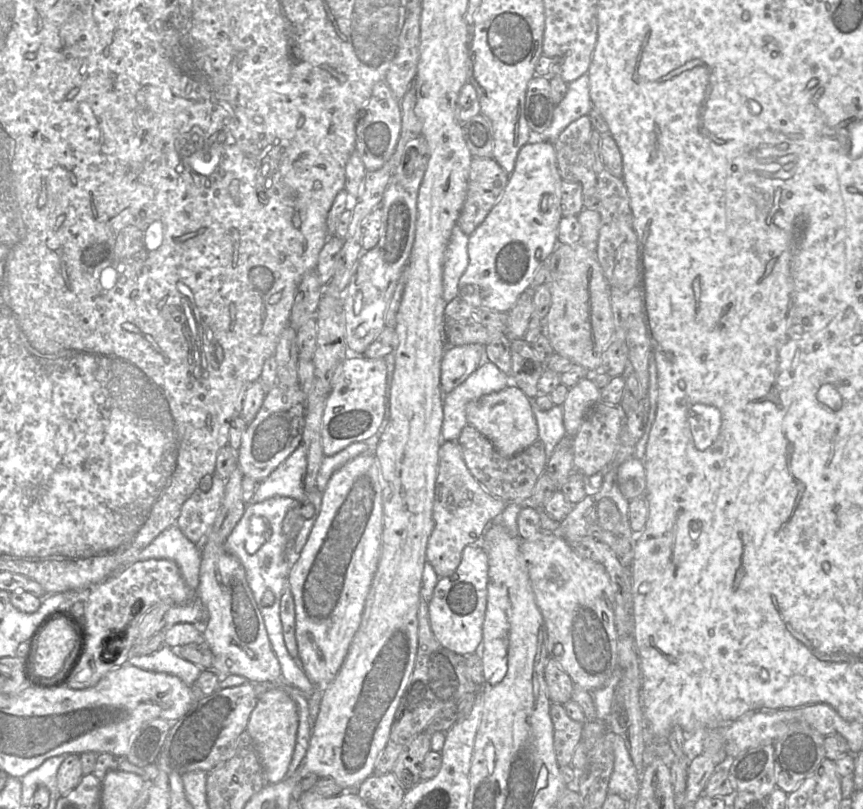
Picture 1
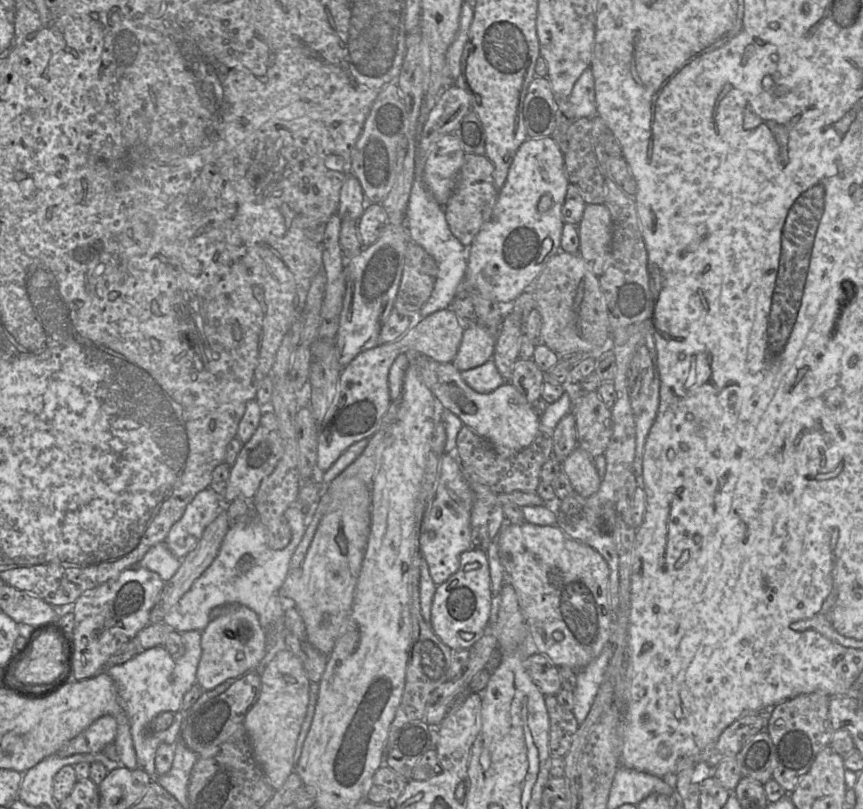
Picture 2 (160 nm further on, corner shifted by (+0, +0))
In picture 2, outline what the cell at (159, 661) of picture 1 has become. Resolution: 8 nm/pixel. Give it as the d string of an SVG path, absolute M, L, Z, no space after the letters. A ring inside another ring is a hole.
M192 630L180 634L185 646L185 653L178 659L173 659L163 646L156 646L140 652L123 664L105 669L116 684L121 706L129 719L138 766L152 779L157 776L156 750L162 743L175 745L180 739L181 724L186 717L186 712L180 711L182 700L192 686L197 683L197 669L202 656L202 632ZM163 712L174 713L171 726L164 731L150 734L147 731L147 724Z

